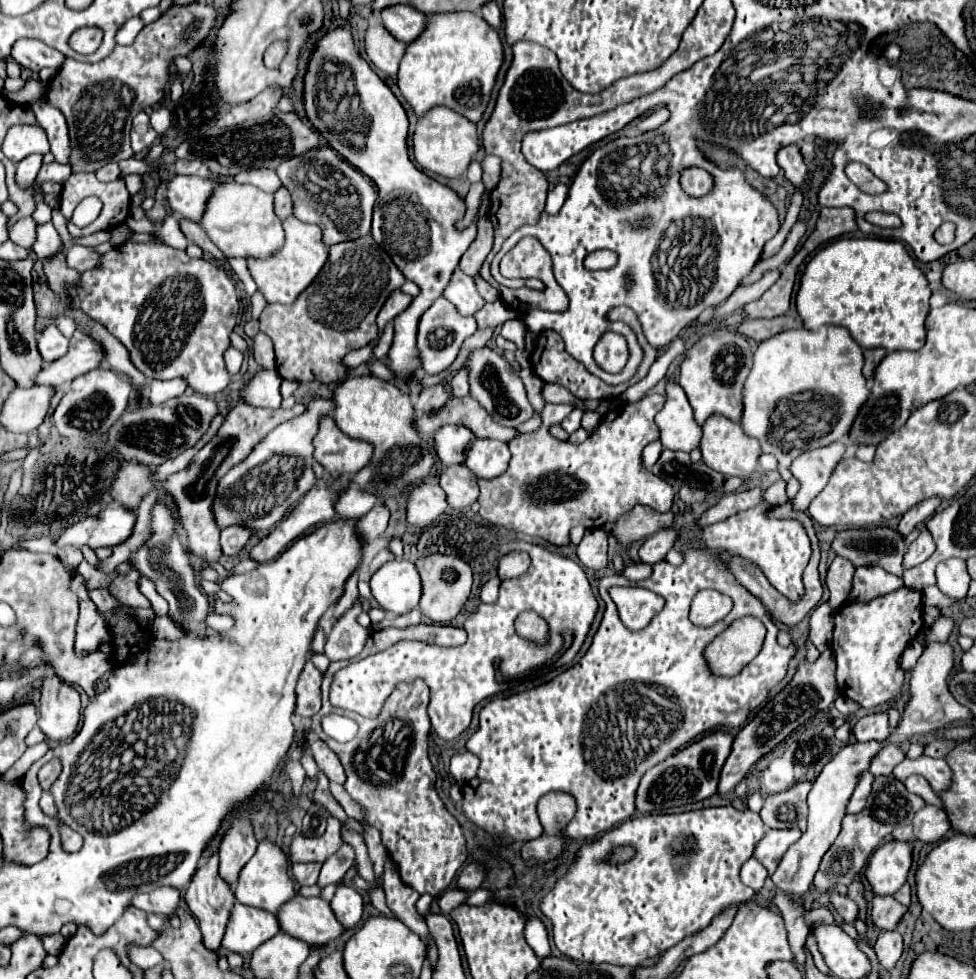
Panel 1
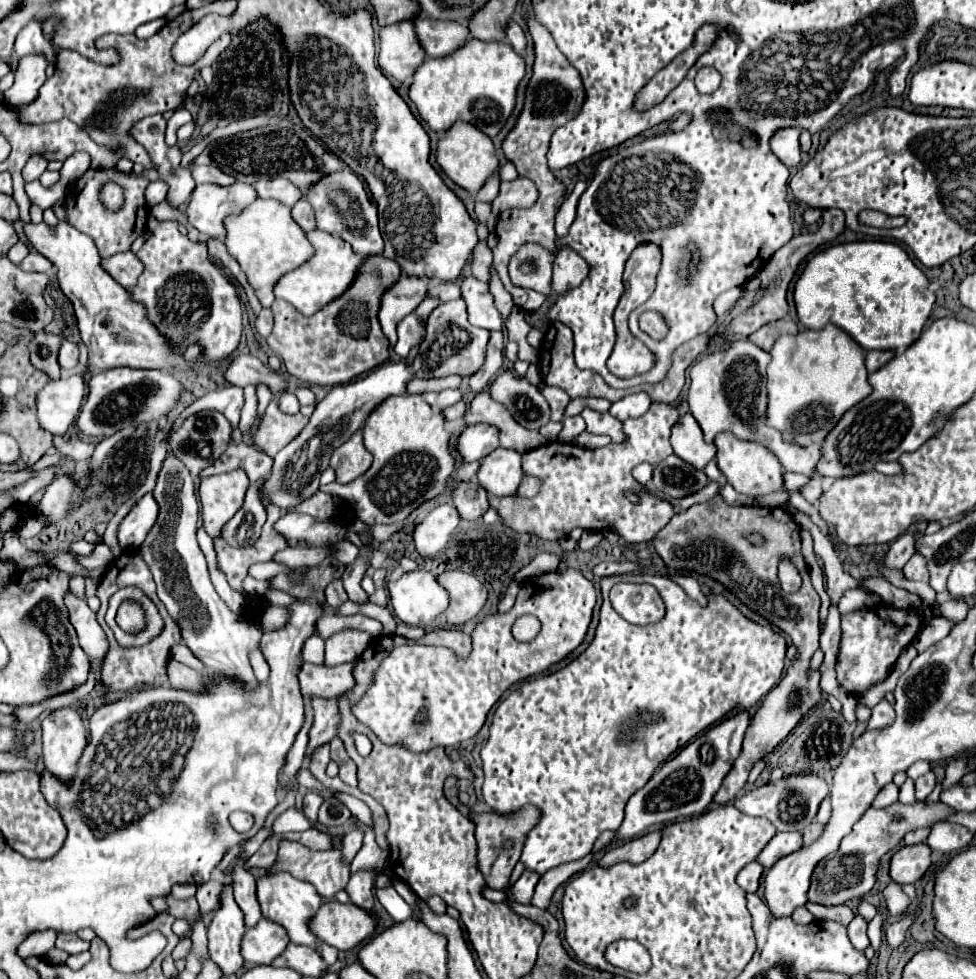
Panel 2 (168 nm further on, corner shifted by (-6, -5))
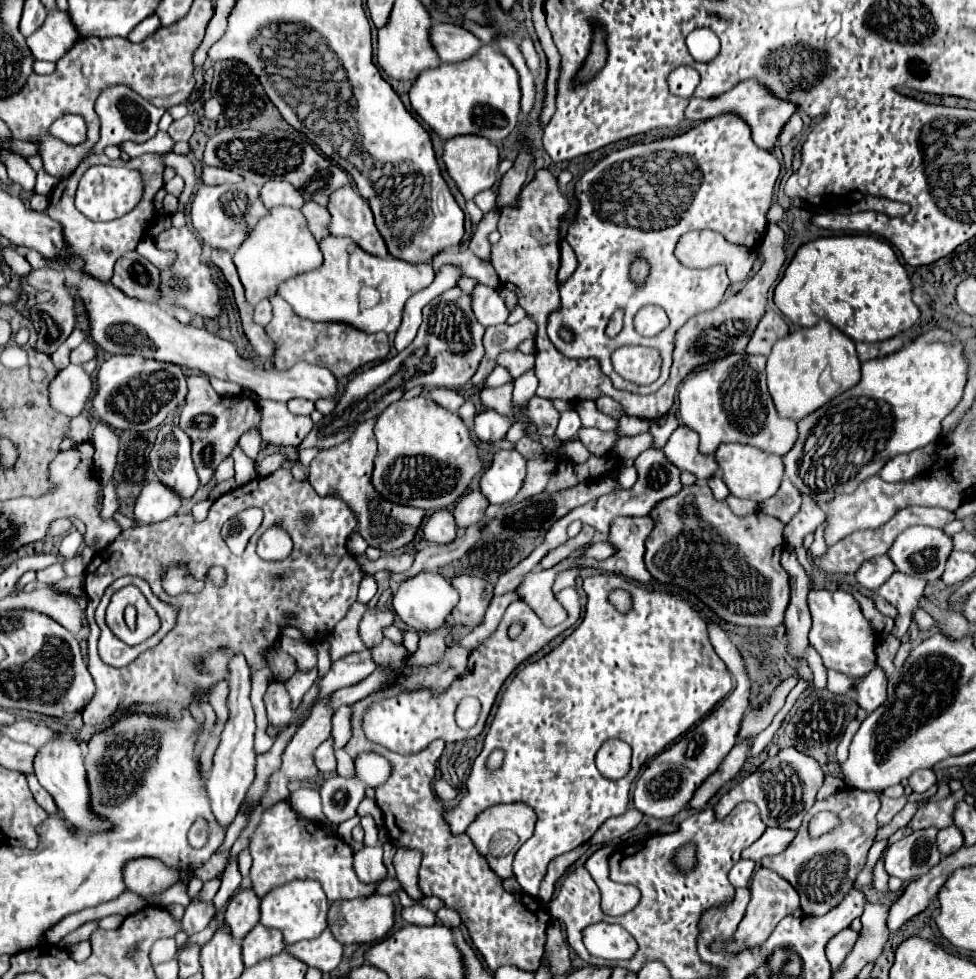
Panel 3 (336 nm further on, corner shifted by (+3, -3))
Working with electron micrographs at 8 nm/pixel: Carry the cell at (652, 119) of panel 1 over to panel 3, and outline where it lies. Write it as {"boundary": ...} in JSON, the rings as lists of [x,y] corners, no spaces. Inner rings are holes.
{"boundary":[[[744,81],[744,83],[736,85],[732,91],[720,95],[720,97],[692,99],[688,109],[686,109],[686,119],[704,121],[704,119],[716,117],[716,115],[726,113],[726,111],[732,111],[732,113],[738,113],[740,117],[744,117],[744,121],[752,129],[754,143],[760,145],[766,151],[774,151],[774,147],[778,145],[778,137],[780,137],[784,125],[788,123],[788,119],[792,117],[792,113],[796,111],[796,107],[792,103],[788,103],[788,101],[780,101],[780,99],[772,97],[772,93],[766,87],[762,87],[760,83],[756,83],[756,81]]]}

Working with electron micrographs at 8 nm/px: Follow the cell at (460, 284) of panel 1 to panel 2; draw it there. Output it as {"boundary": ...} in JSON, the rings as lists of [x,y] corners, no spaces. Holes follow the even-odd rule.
{"boundary":[[[465,277],[461,283],[461,289],[469,311],[469,323],[491,331],[501,331],[505,325],[505,319],[495,307],[493,295],[489,293],[489,285],[475,277]]]}

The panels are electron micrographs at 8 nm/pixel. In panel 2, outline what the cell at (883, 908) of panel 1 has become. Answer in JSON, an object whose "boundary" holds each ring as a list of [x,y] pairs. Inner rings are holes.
{"boundary":[[[891,881],[885,889],[883,889],[883,897],[885,897],[885,905],[889,909],[891,917],[899,917],[905,913],[905,909],[909,907],[909,897],[901,891],[901,885]]]}

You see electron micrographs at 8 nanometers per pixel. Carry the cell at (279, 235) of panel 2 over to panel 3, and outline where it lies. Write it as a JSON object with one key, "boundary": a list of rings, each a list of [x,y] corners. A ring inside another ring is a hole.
{"boundary":[[[278,207],[270,209],[268,217],[262,217],[256,223],[256,229],[248,233],[244,245],[236,249],[232,259],[238,269],[240,281],[246,289],[246,301],[250,305],[256,305],[262,299],[274,295],[276,287],[288,277],[316,269],[322,263],[322,253],[318,241],[312,237],[312,233],[306,227],[304,215],[292,207]]]}

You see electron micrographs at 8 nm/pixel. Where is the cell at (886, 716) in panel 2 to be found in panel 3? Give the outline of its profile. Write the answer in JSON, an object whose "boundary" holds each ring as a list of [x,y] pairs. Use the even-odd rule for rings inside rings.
{"boundary":[[[876,665],[862,681],[858,681],[854,691],[858,695],[858,705],[866,713],[872,713],[874,709],[878,709],[880,703],[886,701],[886,677],[884,677],[884,671]]]}

